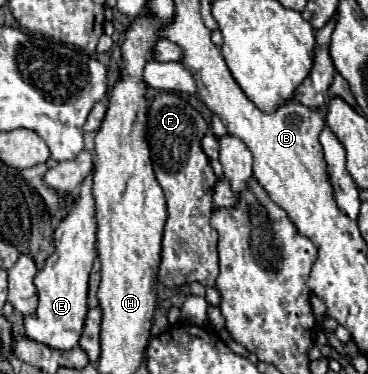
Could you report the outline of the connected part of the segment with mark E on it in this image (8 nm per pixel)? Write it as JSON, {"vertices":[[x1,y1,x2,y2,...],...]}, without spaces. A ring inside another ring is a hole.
{"vertices":[[91,176,83,182,79,202,71,214,59,222,55,230,55,252,47,258,45,268,35,276,37,290,37,310,31,318,23,320,25,336,45,344,47,348,71,350,79,344,87,316,87,290,89,290,89,272,95,260,95,208,91,196]]}

